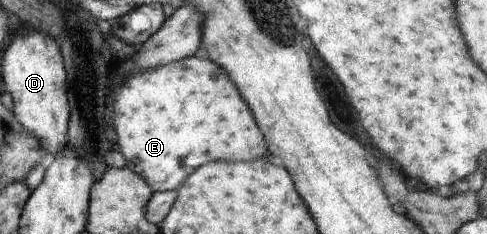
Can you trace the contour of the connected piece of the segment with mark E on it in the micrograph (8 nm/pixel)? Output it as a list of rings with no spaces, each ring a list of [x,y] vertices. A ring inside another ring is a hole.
[[[197,54],[154,69],[134,71],[113,86],[112,103],[111,122],[126,159],[125,167],[138,173],[153,192],[177,192],[190,173],[211,161],[249,162],[268,154],[265,137],[236,85],[208,57],[200,58]]]

